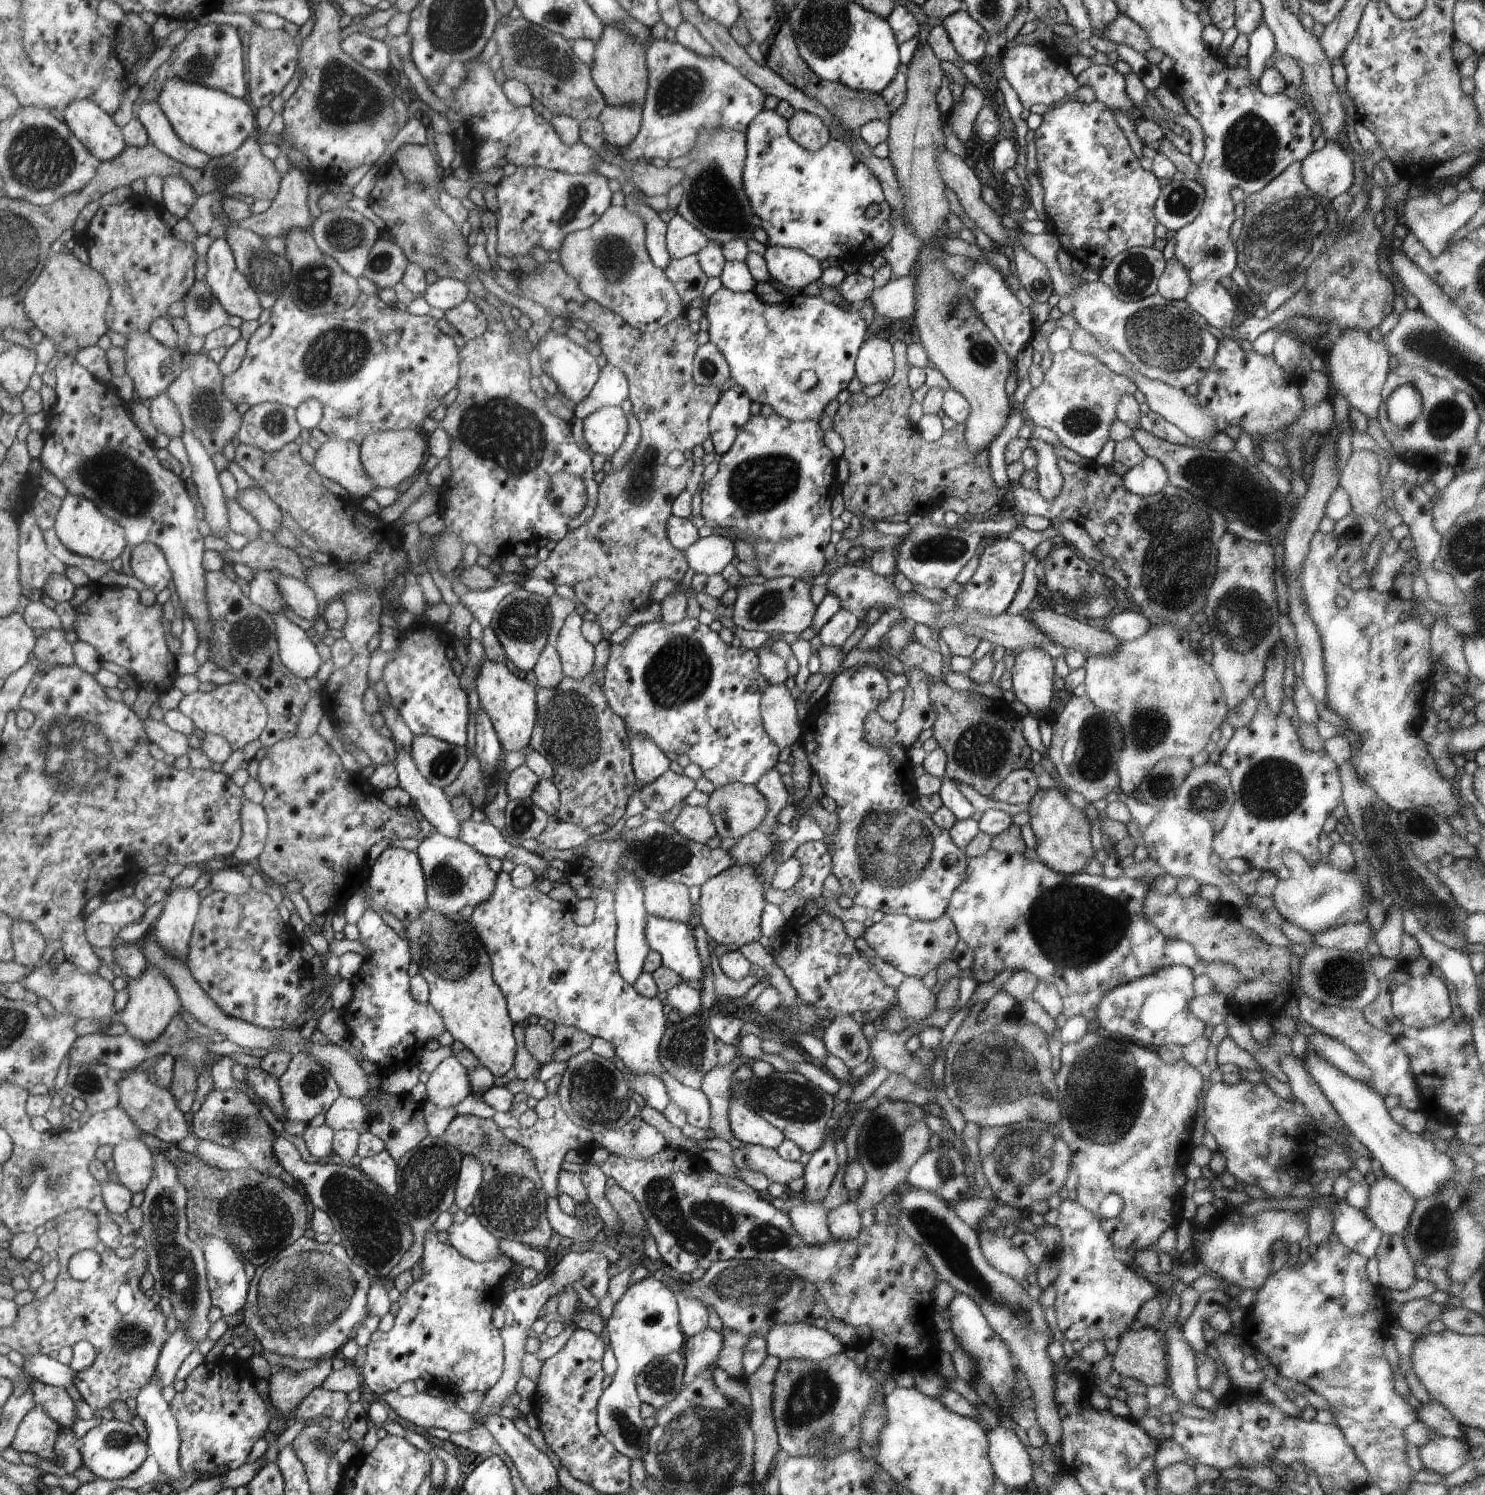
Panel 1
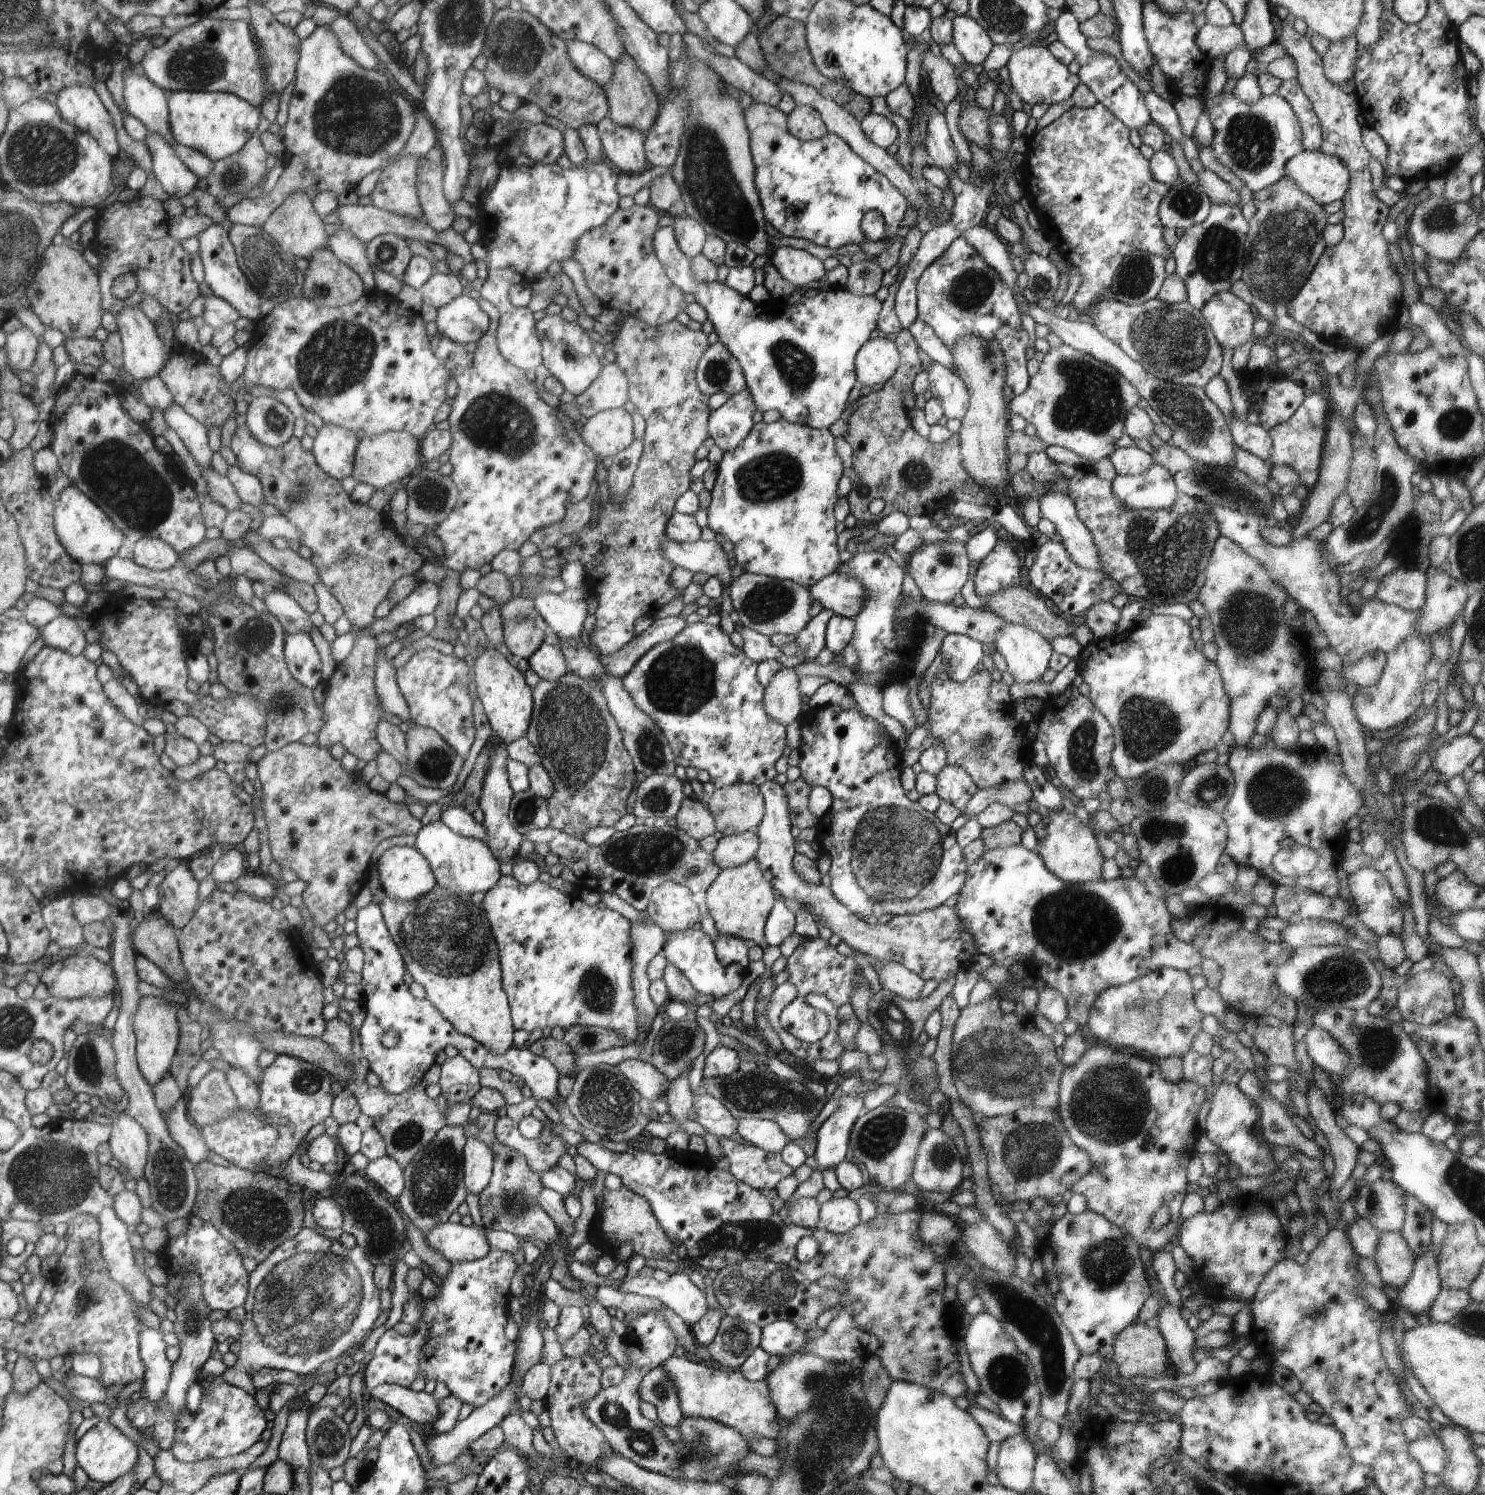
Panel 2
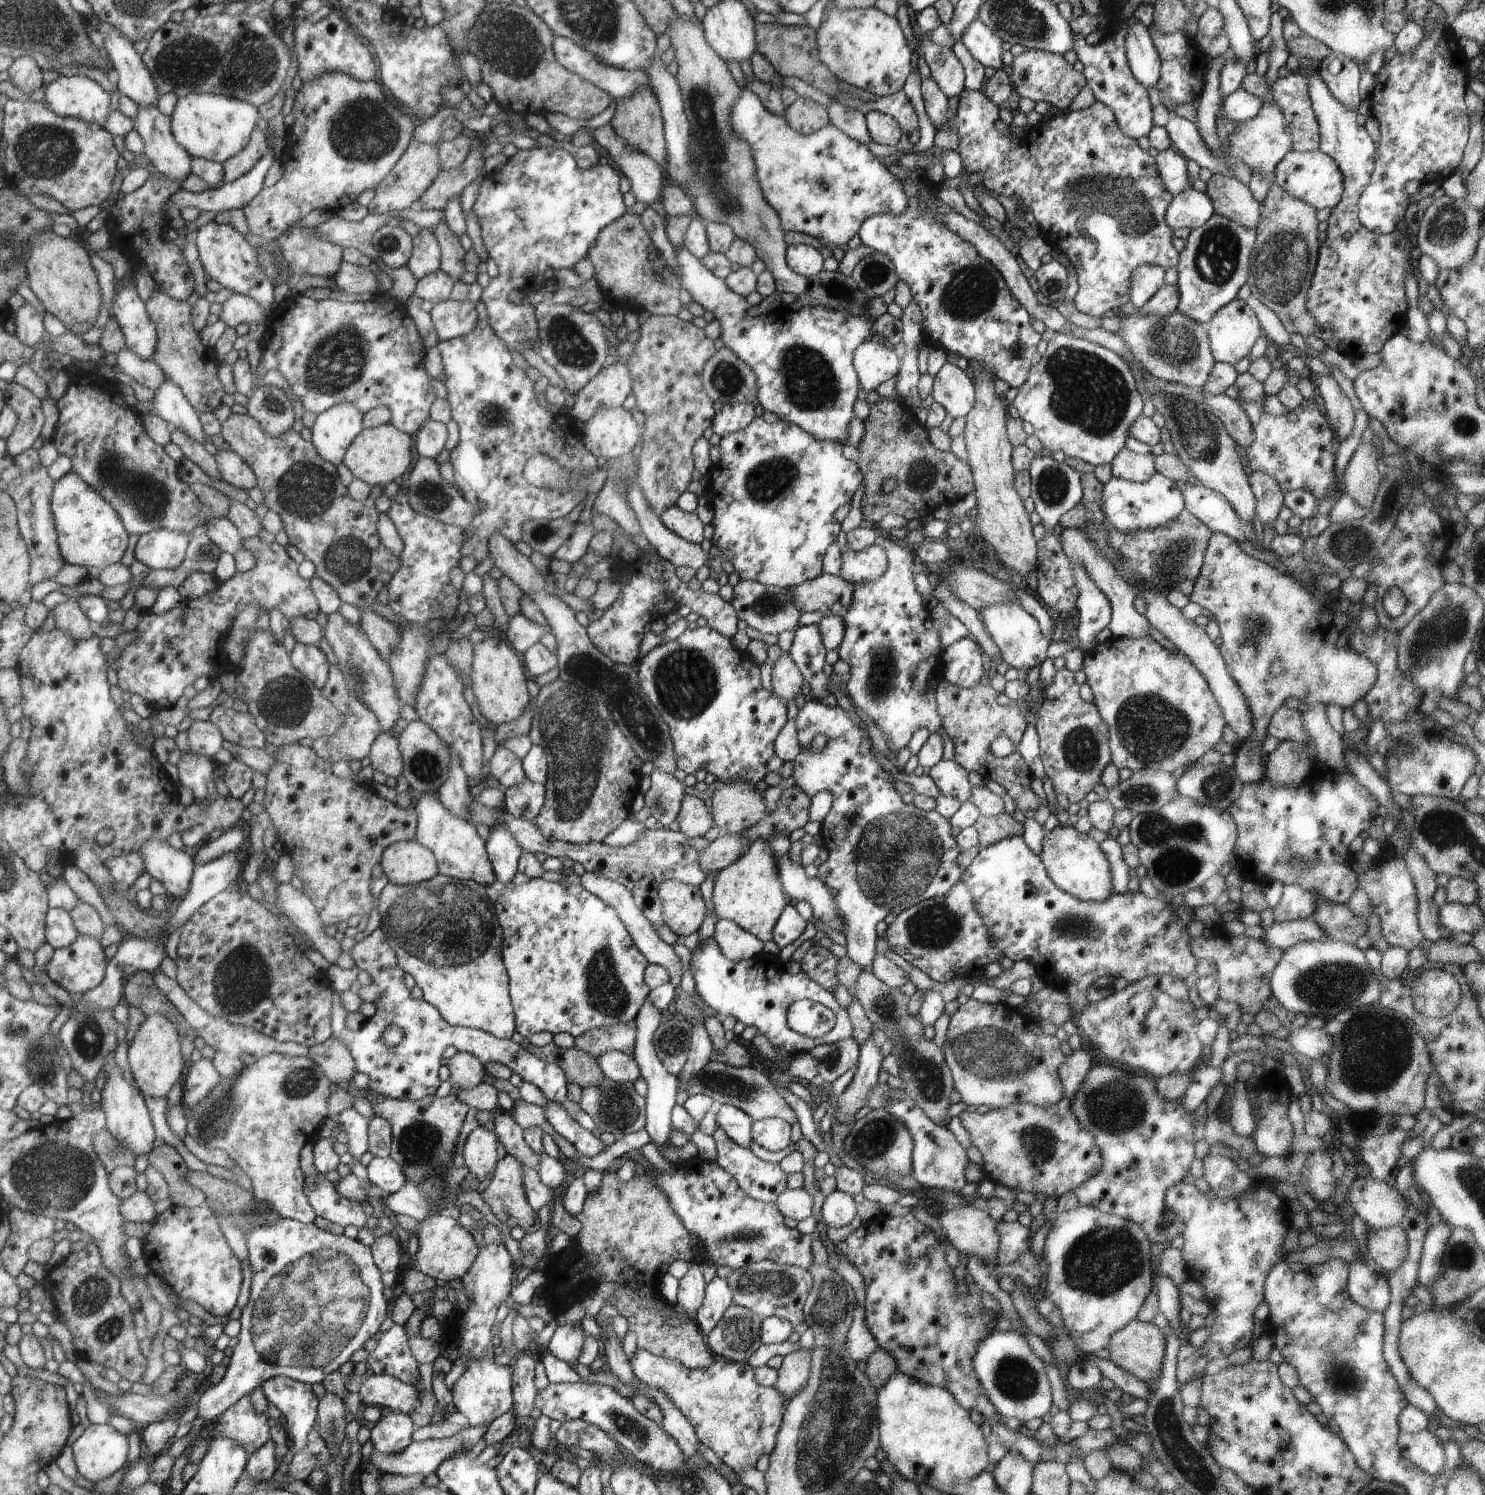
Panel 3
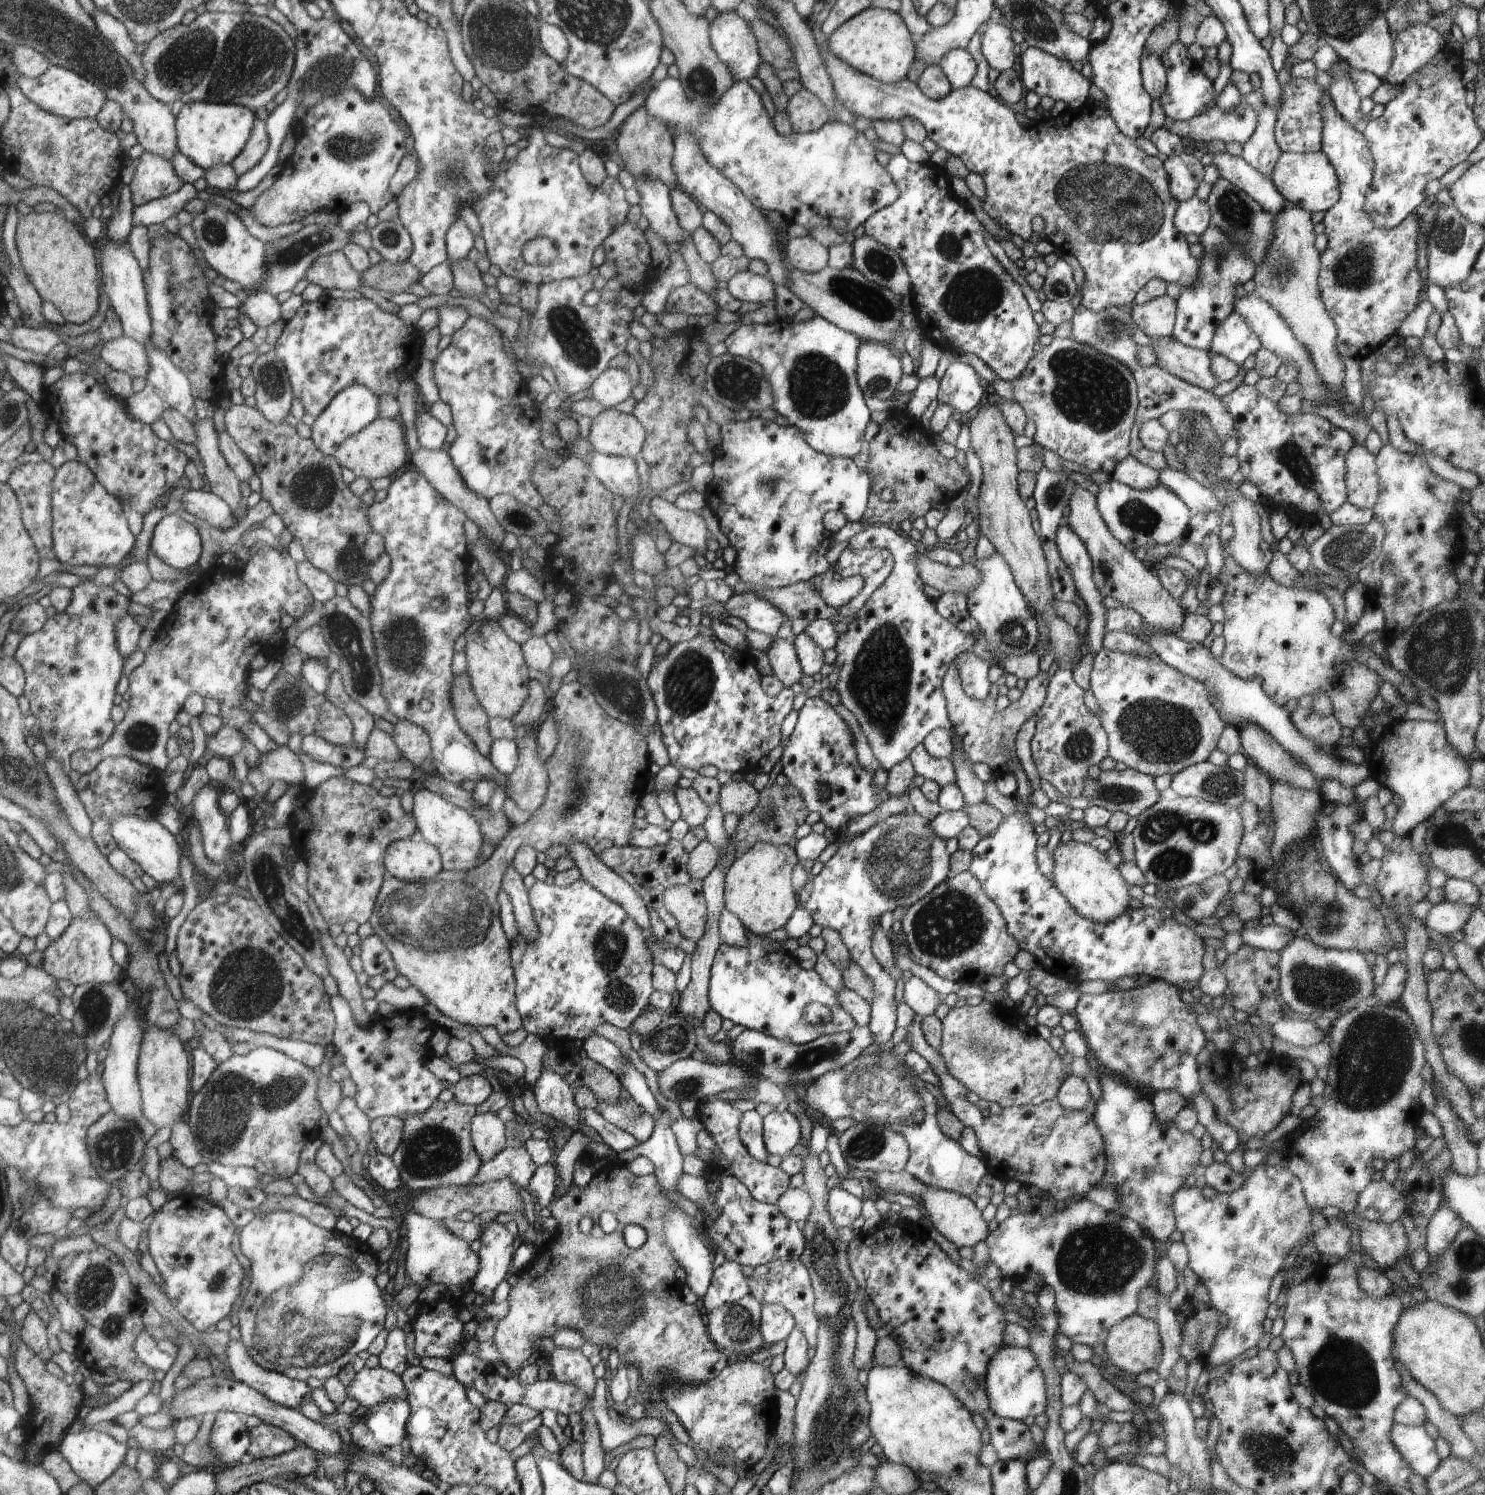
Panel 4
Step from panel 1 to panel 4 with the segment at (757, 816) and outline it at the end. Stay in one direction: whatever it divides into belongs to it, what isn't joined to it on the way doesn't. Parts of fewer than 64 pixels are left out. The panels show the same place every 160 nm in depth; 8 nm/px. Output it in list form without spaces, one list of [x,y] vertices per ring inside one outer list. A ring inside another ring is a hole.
[[[746,778],[742,781],[734,779],[730,783],[721,785],[718,796],[718,804],[722,812],[725,815],[736,814],[739,818],[750,814],[760,800],[759,787]]]

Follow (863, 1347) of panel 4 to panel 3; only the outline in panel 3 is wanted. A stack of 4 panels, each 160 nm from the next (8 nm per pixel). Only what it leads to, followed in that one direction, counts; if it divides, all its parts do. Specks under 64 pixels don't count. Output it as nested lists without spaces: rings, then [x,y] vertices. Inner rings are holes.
[[[856,1305],[853,1310],[853,1321],[847,1332],[846,1346],[850,1358],[856,1362],[864,1362],[879,1347],[866,1326],[862,1305]]]

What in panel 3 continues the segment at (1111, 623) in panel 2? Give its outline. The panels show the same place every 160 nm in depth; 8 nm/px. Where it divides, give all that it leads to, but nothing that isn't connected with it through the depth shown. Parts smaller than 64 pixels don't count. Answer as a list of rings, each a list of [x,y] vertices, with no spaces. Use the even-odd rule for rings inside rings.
[[[1072,563],[1075,581],[1079,590],[1076,601],[1078,609],[1077,635],[1079,646],[1086,652],[1096,642],[1096,634],[1108,626],[1111,619],[1111,604],[1106,595],[1094,584],[1080,563]]]

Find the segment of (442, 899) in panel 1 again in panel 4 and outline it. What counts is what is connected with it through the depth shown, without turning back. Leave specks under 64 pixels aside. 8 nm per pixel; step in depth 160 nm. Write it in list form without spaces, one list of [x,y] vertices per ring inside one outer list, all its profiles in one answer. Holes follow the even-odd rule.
[[[423,789],[414,794],[412,814],[419,822],[419,839],[440,850],[444,870],[471,871],[483,863],[480,851],[484,840],[482,826],[470,812],[429,789]]]

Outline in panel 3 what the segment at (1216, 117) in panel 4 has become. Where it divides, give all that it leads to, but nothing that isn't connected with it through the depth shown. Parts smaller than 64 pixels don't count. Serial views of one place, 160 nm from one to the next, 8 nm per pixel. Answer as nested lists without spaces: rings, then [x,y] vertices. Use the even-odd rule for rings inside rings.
[[[1242,87],[1229,94],[1223,101],[1220,109],[1227,116],[1229,123],[1232,122],[1236,125],[1237,122],[1254,118],[1264,103],[1264,100],[1260,97],[1244,90]]]

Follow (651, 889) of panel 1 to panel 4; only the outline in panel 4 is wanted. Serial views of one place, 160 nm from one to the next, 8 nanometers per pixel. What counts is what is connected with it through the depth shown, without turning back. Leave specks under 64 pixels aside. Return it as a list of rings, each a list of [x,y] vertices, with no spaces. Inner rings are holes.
[[[692,879],[688,884],[671,886],[663,892],[666,910],[677,920],[681,935],[695,942],[706,933],[706,914],[709,914],[706,908],[707,900],[704,900],[702,881],[702,879]]]

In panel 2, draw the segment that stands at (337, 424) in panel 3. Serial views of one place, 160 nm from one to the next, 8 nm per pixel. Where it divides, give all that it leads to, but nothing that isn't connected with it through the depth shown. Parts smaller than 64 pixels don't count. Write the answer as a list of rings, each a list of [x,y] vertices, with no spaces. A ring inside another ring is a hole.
[[[326,422],[316,434],[312,451],[320,468],[341,481],[352,475],[358,447],[356,433]]]

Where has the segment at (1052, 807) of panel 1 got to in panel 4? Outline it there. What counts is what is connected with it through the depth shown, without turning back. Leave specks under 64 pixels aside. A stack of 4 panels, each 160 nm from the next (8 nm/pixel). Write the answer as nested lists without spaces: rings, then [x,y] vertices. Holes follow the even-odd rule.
[[[1073,839],[1066,843],[1060,842],[1054,850],[1053,859],[1051,881],[1078,914],[1099,923],[1107,923],[1129,907],[1129,884],[1120,875],[1117,866],[1092,844],[1079,843]]]

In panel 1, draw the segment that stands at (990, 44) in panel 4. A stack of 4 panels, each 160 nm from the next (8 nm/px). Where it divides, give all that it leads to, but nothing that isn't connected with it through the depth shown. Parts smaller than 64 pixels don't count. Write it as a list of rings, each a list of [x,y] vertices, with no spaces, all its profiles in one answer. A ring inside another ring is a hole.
[[[964,9],[942,19],[941,25],[946,29],[950,42],[963,60],[981,66],[989,39],[986,30]]]

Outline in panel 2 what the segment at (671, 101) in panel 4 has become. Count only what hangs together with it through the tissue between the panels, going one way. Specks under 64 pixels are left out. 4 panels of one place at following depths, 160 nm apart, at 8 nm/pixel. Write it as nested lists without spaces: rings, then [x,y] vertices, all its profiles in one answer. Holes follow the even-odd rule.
[[[580,40],[567,41],[567,52],[579,72],[590,78],[601,87],[612,82],[615,74],[615,63],[607,58],[596,46]],[[755,103],[743,108],[746,124],[751,134],[751,151],[757,167],[756,187],[762,200],[764,215],[784,237],[802,238],[814,242],[818,246],[838,249],[853,244],[862,244],[867,240],[863,234],[863,218],[872,210],[876,210],[886,220],[889,227],[886,239],[890,240],[900,230],[900,222],[908,209],[908,200],[887,178],[880,174],[866,160],[852,152],[852,148],[836,134],[827,132],[823,138],[814,141],[803,141],[787,130],[787,115],[778,107],[763,103]]]

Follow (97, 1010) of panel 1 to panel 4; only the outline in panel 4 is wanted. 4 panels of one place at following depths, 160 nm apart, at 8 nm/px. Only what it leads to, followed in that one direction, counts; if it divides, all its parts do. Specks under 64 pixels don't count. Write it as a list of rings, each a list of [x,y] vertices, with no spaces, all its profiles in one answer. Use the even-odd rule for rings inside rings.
[[[94,916],[92,919],[73,919],[70,926],[58,940],[51,941],[44,951],[43,969],[59,980],[68,980],[76,987],[84,983],[110,984],[116,982],[120,966],[112,960],[108,952],[112,946],[111,931],[108,926]]]

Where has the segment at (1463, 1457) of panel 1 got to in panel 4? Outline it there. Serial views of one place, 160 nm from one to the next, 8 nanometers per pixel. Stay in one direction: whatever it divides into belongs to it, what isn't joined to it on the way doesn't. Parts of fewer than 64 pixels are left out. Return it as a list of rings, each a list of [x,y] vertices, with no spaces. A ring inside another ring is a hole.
[[[1394,1423],[1391,1439],[1399,1453],[1408,1461],[1414,1473],[1427,1479],[1441,1463],[1436,1453],[1435,1439],[1424,1427]]]

